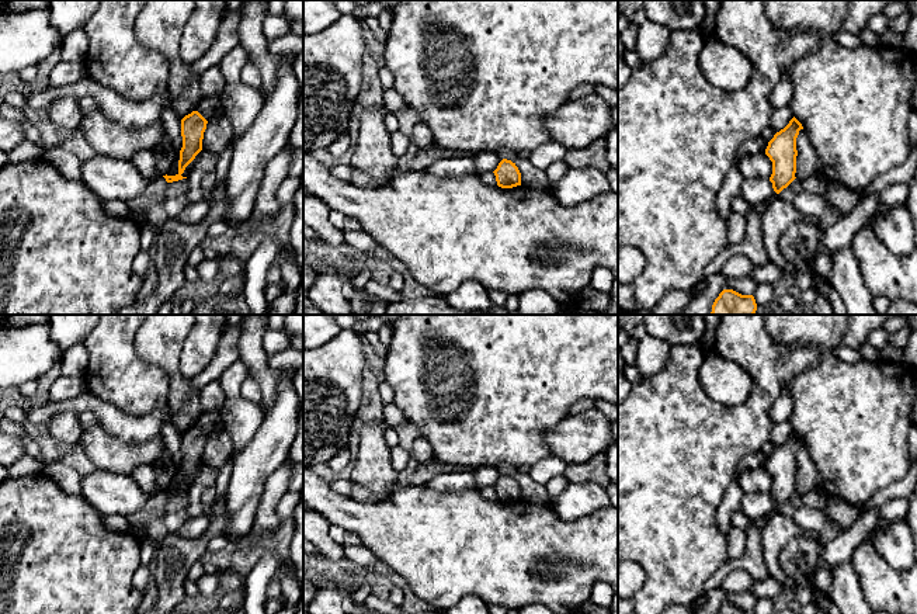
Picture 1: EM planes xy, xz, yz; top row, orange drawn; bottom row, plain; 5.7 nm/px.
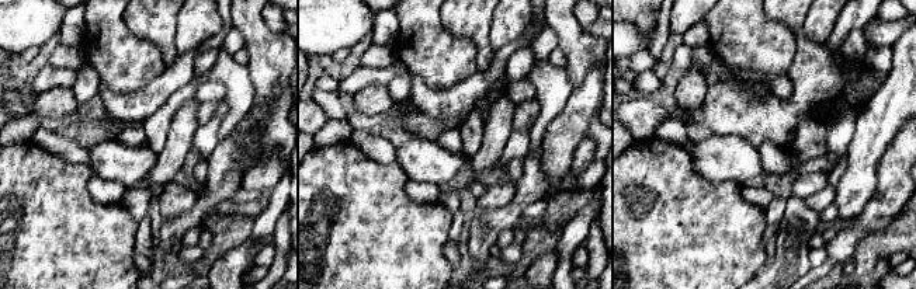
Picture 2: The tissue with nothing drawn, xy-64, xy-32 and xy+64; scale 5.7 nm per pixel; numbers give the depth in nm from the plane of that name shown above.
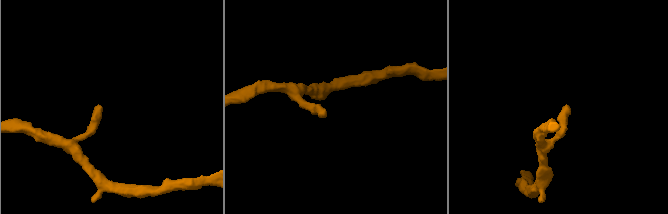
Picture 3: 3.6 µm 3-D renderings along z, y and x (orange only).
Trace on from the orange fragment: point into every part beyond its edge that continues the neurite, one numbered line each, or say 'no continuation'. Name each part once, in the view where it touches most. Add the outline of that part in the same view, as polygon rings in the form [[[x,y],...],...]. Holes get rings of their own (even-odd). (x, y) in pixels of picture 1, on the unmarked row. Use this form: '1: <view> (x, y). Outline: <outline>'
no continuation

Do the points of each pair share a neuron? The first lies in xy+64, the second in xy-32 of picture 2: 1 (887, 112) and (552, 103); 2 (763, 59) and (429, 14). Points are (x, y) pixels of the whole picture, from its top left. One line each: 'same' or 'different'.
1: different
2: same

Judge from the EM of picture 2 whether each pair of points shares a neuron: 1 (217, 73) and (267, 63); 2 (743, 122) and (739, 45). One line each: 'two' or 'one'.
1: two
2: two

